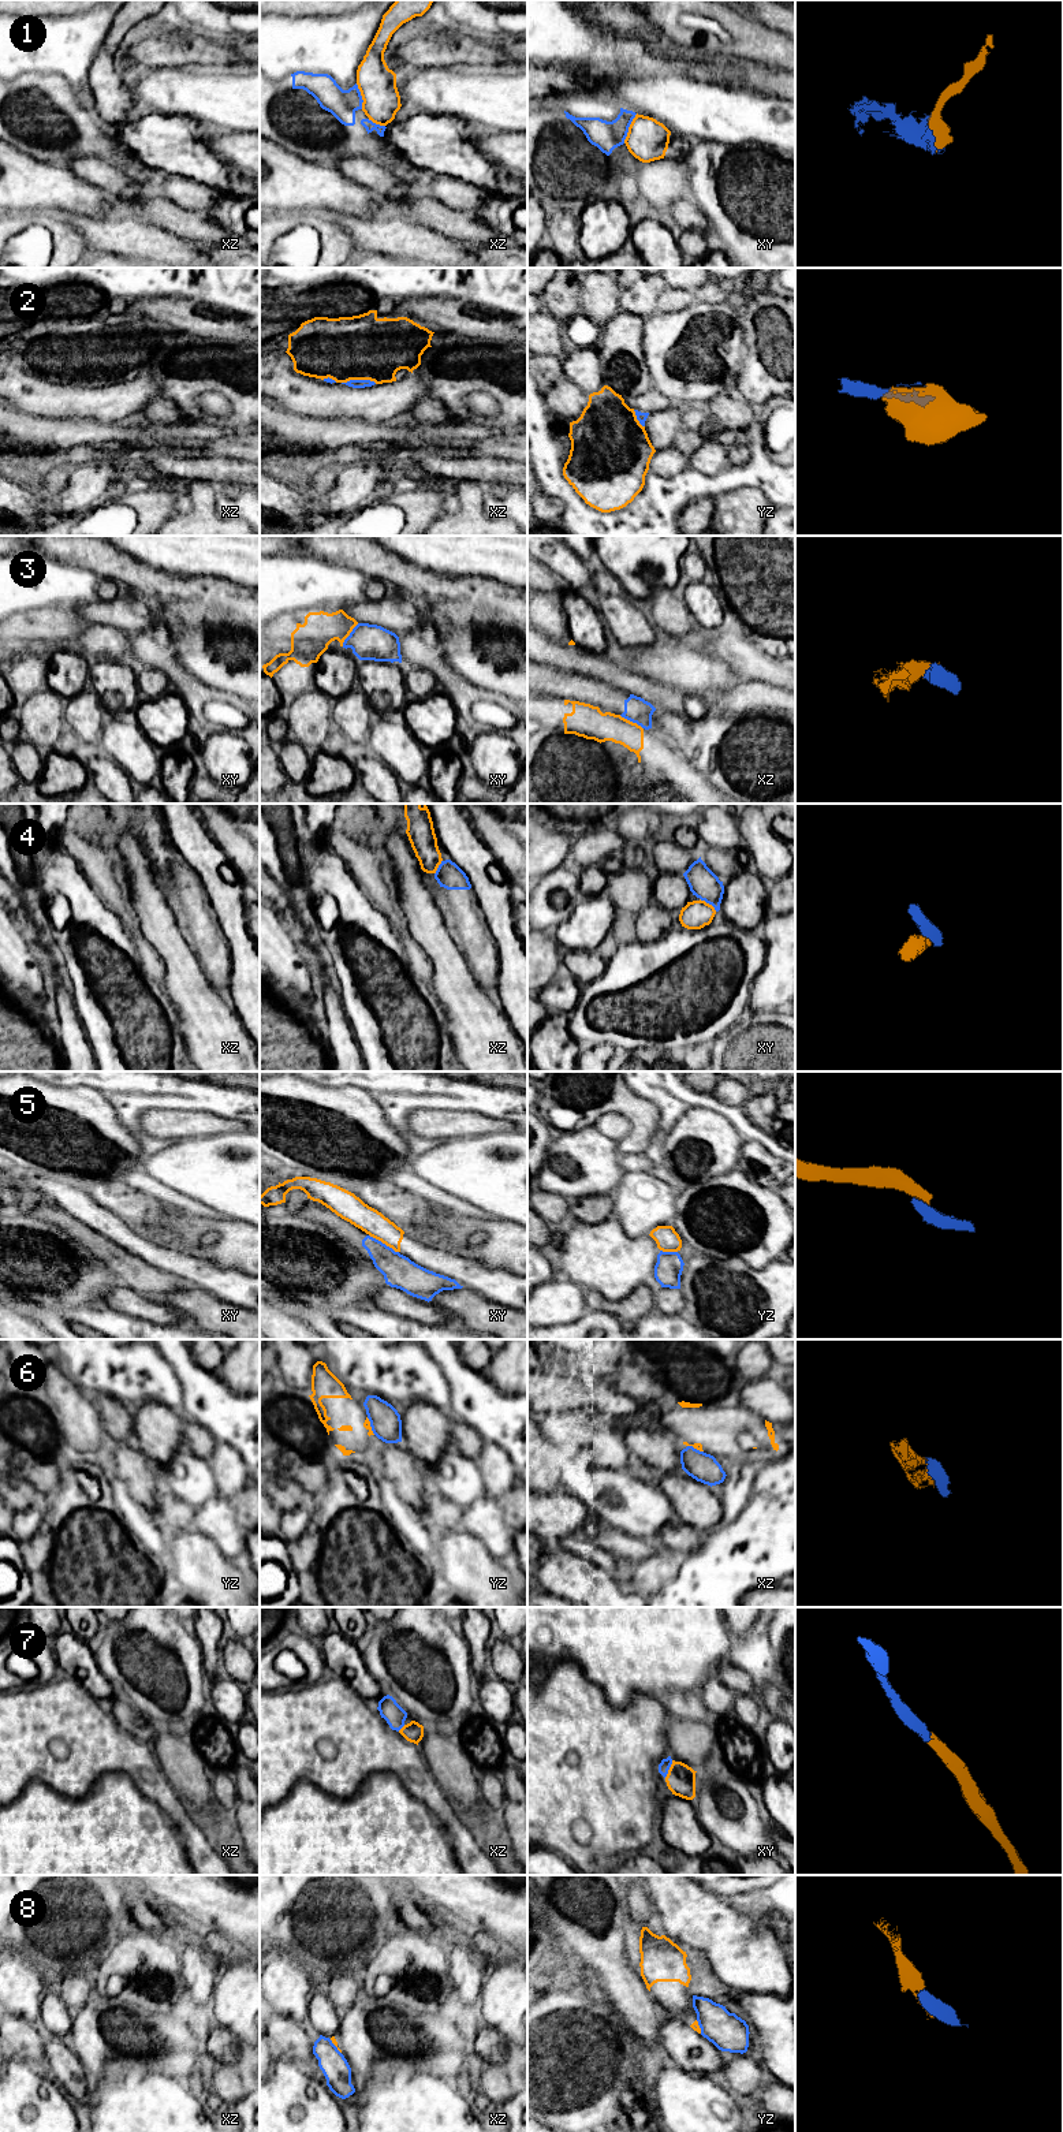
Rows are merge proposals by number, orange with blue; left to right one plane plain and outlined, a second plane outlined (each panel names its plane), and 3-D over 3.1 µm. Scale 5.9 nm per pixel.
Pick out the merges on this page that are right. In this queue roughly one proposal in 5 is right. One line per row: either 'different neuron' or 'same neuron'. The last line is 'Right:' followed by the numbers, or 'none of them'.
1: different neuron
2: different neuron
3: different neuron
4: different neuron
5: different neuron
6: different neuron
7: same neuron
8: different neuron
Right: 7

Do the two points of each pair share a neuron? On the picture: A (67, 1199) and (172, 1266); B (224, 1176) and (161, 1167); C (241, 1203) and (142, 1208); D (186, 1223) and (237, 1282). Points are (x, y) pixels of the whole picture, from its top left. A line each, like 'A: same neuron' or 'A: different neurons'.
A: same neuron
B: same neuron
C: different neurons
D: different neurons

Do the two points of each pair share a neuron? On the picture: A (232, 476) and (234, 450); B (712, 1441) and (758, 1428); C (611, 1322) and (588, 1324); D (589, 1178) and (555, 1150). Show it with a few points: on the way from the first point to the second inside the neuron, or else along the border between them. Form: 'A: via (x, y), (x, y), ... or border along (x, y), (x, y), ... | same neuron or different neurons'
A: border along (215, 454), (245, 462) | different neurons
B: via (723, 1430), (727, 1426), (748, 1426) | same neuron
C: via (605, 1322), (593, 1322) | same neuron
D: via (588, 1167), (570, 1150), (566, 1150) | same neuron

